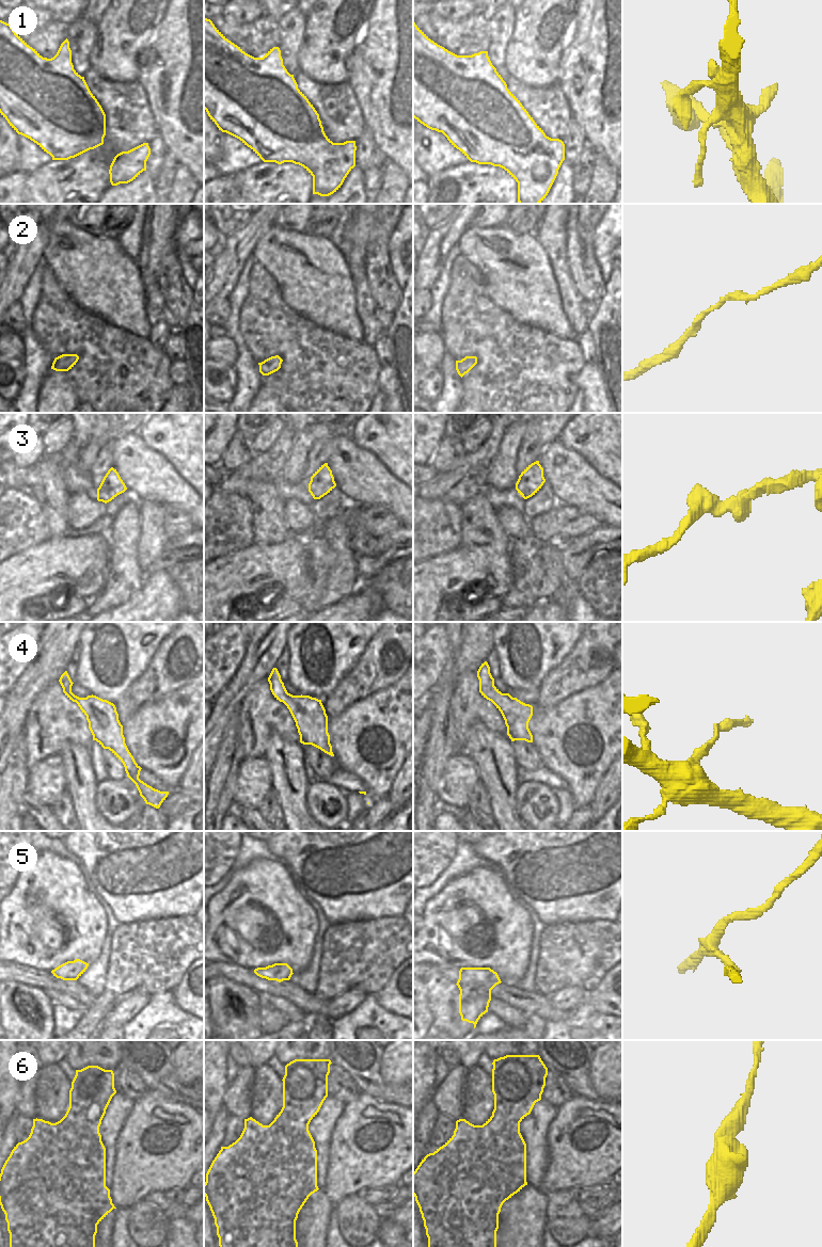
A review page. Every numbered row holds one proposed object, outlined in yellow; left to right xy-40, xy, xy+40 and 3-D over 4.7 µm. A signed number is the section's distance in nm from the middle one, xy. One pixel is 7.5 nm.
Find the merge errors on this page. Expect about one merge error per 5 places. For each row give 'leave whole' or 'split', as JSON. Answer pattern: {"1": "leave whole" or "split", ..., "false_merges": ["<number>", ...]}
{"1": "leave whole", "2": "leave whole", "3": "leave whole", "4": "split", "5": "leave whole", "6": "leave whole", "false_merges": ["4"]}

